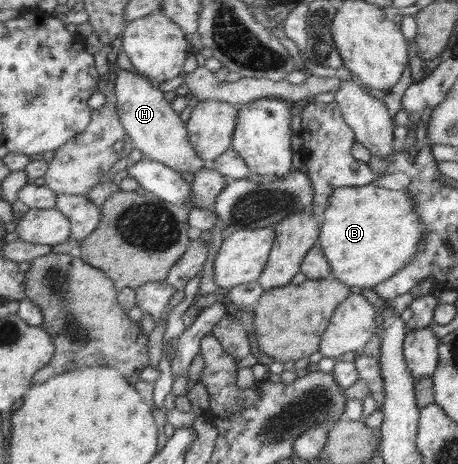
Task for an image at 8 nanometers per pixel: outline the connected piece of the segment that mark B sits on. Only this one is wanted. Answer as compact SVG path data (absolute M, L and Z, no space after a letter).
M377 184L353 188L335 189L324 211L324 221L319 227L322 251L331 267L331 276L345 285L373 289L381 281L393 277L407 266L418 253L419 241L423 239L425 222L417 215L416 201L408 189L385 189Z

